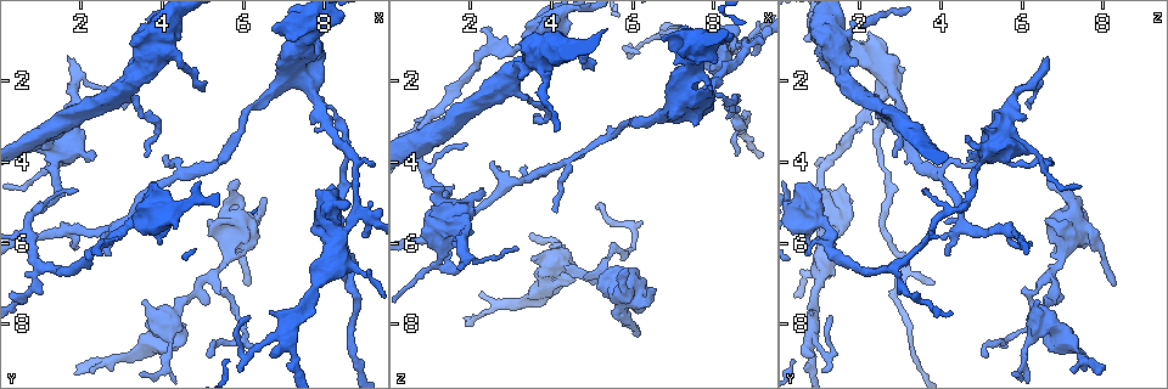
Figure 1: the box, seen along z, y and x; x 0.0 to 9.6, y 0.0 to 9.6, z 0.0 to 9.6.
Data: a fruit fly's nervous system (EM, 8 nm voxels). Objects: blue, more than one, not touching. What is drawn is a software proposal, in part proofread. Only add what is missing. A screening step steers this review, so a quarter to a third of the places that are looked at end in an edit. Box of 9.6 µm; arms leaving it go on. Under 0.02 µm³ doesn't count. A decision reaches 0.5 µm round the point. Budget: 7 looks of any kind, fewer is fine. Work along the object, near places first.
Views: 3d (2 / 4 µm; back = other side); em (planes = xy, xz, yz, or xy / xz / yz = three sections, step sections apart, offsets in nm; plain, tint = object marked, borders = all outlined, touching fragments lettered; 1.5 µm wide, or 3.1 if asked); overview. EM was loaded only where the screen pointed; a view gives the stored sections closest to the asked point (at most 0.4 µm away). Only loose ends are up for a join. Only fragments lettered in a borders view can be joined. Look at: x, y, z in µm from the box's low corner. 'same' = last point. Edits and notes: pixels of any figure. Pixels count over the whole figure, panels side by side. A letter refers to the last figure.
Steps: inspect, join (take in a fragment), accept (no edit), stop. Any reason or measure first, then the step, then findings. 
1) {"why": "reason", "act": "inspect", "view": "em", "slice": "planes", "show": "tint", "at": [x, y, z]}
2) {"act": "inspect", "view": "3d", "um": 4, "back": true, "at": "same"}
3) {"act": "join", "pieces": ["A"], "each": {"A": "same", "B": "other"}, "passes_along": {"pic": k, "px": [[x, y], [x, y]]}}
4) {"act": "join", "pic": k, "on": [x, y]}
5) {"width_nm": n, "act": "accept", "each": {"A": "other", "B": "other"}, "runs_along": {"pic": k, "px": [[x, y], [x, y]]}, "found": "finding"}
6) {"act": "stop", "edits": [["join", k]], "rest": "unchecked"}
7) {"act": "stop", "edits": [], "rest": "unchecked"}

{"why": "branch stops here", "act": "inspect", "view": "3d", "um": 4, "back": true, "at": [5.85, 4.45, 6.60]}

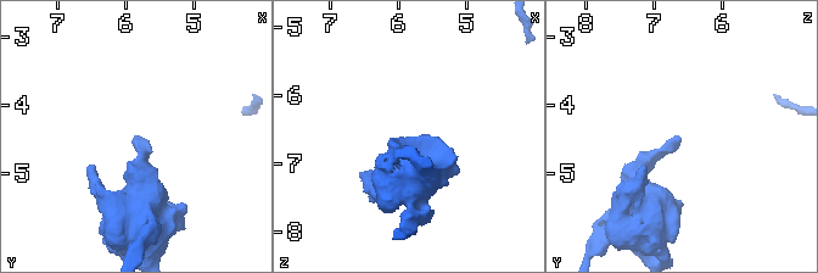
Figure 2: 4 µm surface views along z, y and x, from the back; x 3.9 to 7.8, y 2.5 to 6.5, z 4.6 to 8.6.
{"act": "inspect", "view": "em", "slice": "xy", "step": 8, "show": "tint", "at": [5.90, 4.45, 6.65]}

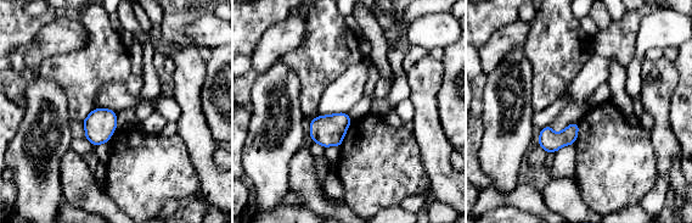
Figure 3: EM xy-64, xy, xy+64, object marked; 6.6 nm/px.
{"why": "another direction", "act": "inspect", "view": "em", "slice": "planes", "show": "borders", "at": "same"}

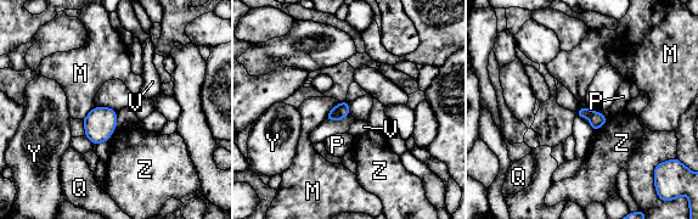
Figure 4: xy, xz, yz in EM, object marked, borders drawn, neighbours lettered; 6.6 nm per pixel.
{"act": "accept", "each": {"M": "other", "P": "other", "Q": "other", "V": "other", "Y": "other", "Z": "other"}, "found": "none of them fits"}

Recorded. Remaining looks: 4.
{"why": "thin end", "act": "inspect", "view": "3d", "um": 2, "at": [6.00, 7.00, 8.30]}

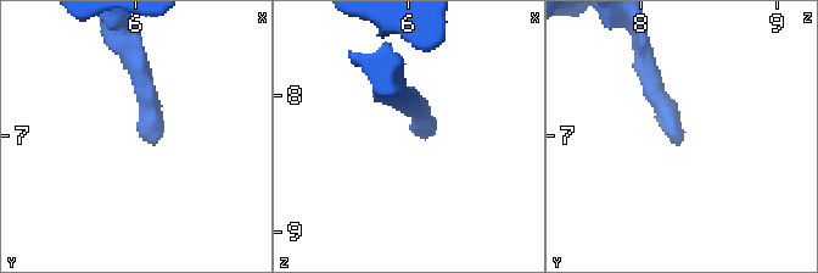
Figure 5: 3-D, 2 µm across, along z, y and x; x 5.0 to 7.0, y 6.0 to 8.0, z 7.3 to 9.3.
{"act": "inspect", "view": "em", "slice": "planes", "show": "borders", "at": [6.06, 7.04, 8.30]}

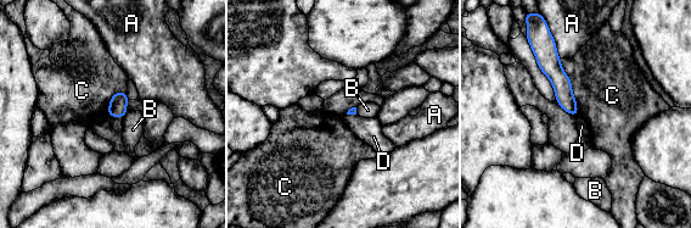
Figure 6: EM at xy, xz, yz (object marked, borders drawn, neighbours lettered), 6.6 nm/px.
{"act": "accept", "each": {"A": "other", "B": "other", "C": "other", "D": "other"}, "runs_along": {"pic": 6, "px": [[551, 48], [551, 68], [574, 111]]}, "found": "none of them fits"}

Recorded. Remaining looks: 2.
{"why": "stops while still wide", "act": "inspect", "view": "em", "slice": "planes", "show": "borders", "at": [7.30, 1.00, 0.65]}

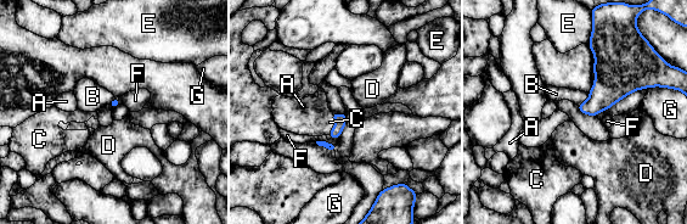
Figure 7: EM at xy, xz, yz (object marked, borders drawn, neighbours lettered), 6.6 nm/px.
{"act": "join", "pieces": ["C"], "each": {"A": "other", "B": "other", "C": "same", "D": "other", "E": "other", "F": "other", "G": "other"}, "found": "it goes on there"}

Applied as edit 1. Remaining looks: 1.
{"act": "stop", "edits": [["join", 7]], "rest": "unchecked"}

